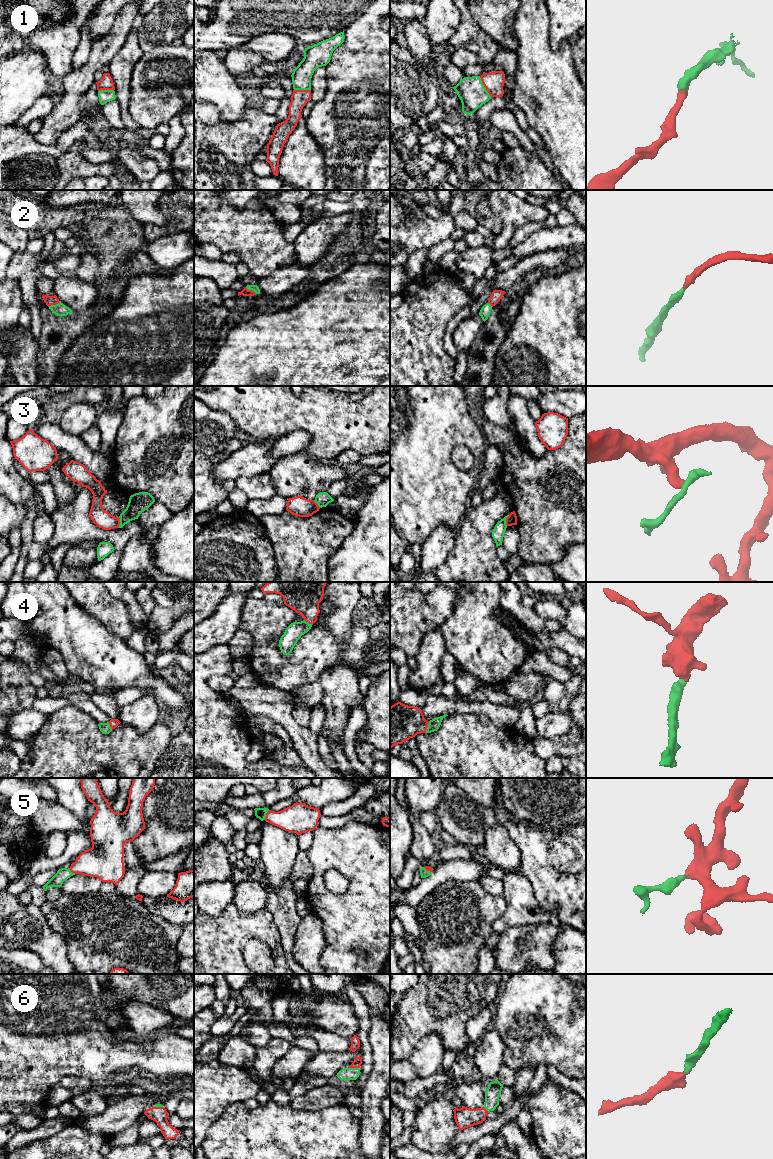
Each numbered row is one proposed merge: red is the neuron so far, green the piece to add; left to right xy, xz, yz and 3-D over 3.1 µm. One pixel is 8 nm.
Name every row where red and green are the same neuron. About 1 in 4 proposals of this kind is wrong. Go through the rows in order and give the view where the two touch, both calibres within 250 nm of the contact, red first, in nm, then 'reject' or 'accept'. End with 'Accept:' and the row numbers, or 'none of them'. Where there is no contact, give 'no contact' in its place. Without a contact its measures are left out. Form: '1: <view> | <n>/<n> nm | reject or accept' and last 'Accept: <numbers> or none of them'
1: yz | 160/220 nm | accept
2: xy | 80/100 nm | accept
3: xy | 140/160 nm | reject
4: yz | 300/90 nm | accept
5: xz | 220/90 nm | accept
6: xz | 70/100 nm | accept
Accept: 1, 2, 4, 5, 6

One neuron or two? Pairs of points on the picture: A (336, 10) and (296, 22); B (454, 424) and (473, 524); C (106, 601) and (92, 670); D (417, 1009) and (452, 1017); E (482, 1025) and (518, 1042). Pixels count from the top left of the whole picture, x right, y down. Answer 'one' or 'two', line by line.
A: one
B: two
C: two
D: one
E: two

